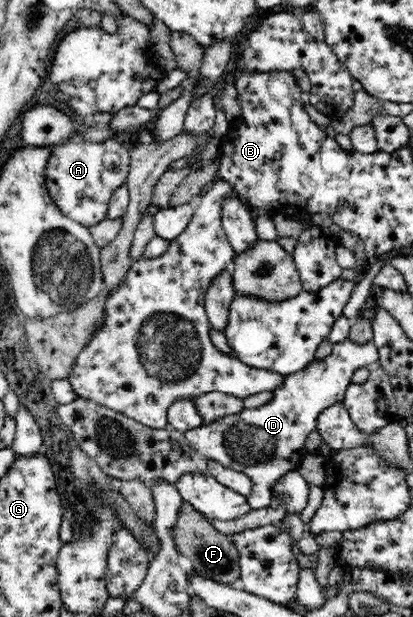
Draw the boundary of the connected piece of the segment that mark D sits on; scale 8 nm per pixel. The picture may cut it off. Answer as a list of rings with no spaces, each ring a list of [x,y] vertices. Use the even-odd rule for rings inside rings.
[[[348,338],[341,343],[333,345],[332,353],[324,359],[315,359],[307,368],[300,369],[292,374],[285,374],[281,382],[281,389],[273,389],[273,399],[261,407],[255,409],[244,408],[239,413],[226,415],[220,420],[208,422],[199,427],[184,432],[189,445],[206,460],[217,461],[227,469],[236,470],[250,478],[249,505],[253,510],[258,510],[271,505],[272,485],[277,483],[291,470],[298,470],[302,459],[306,457],[311,446],[307,443],[308,435],[316,430],[317,416],[331,404],[342,402],[347,387],[352,383],[352,376],[356,369],[371,367],[375,364],[373,347],[367,344],[355,344]]]

